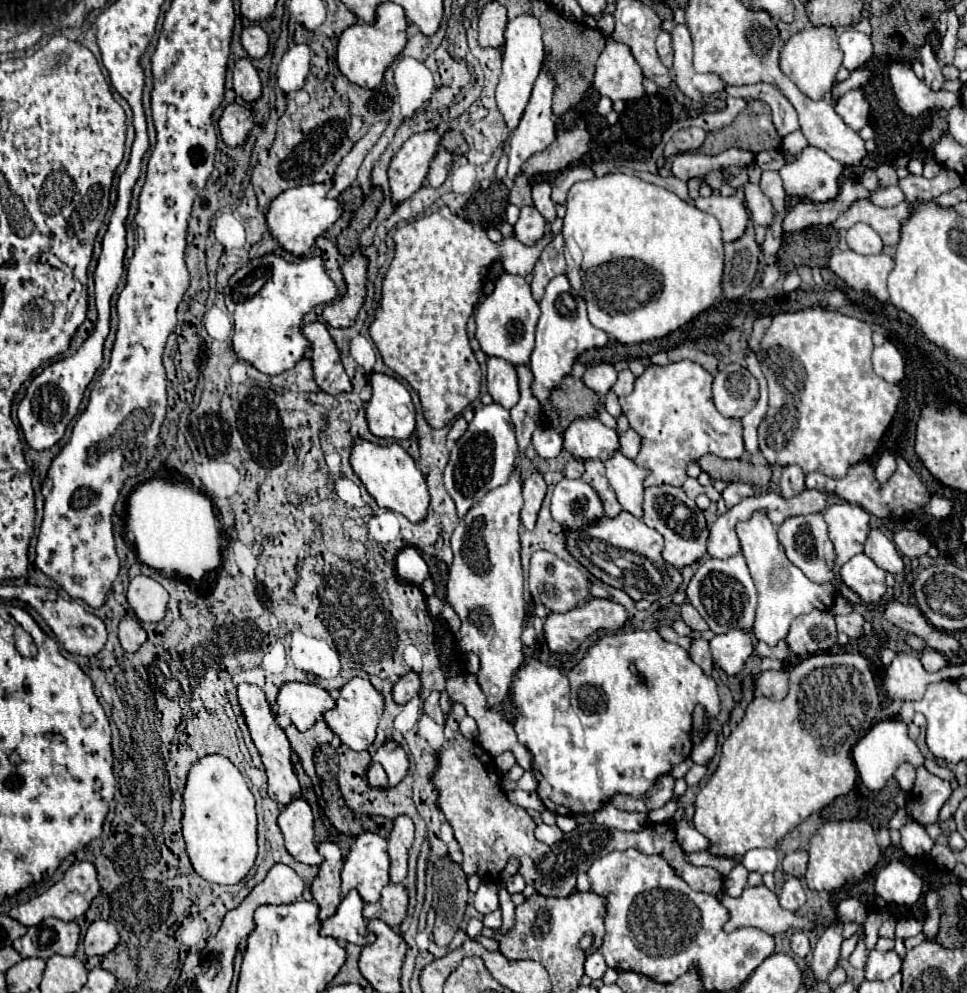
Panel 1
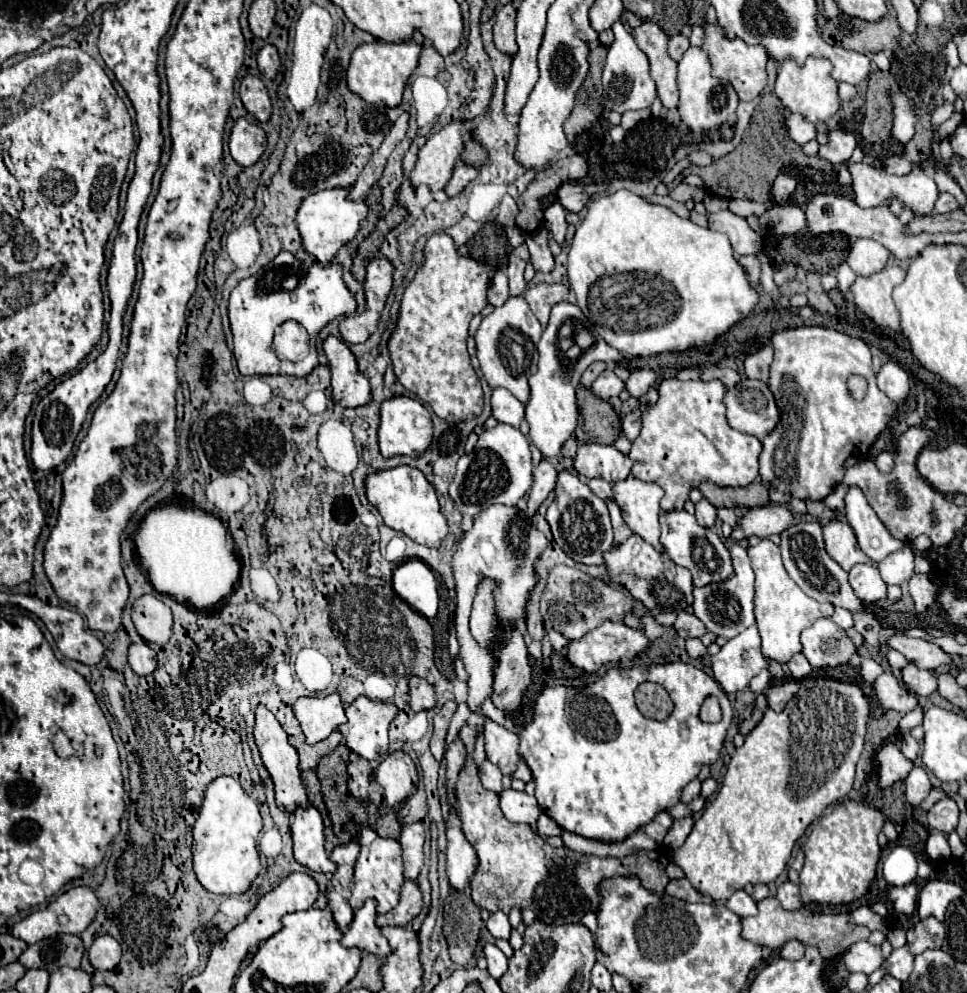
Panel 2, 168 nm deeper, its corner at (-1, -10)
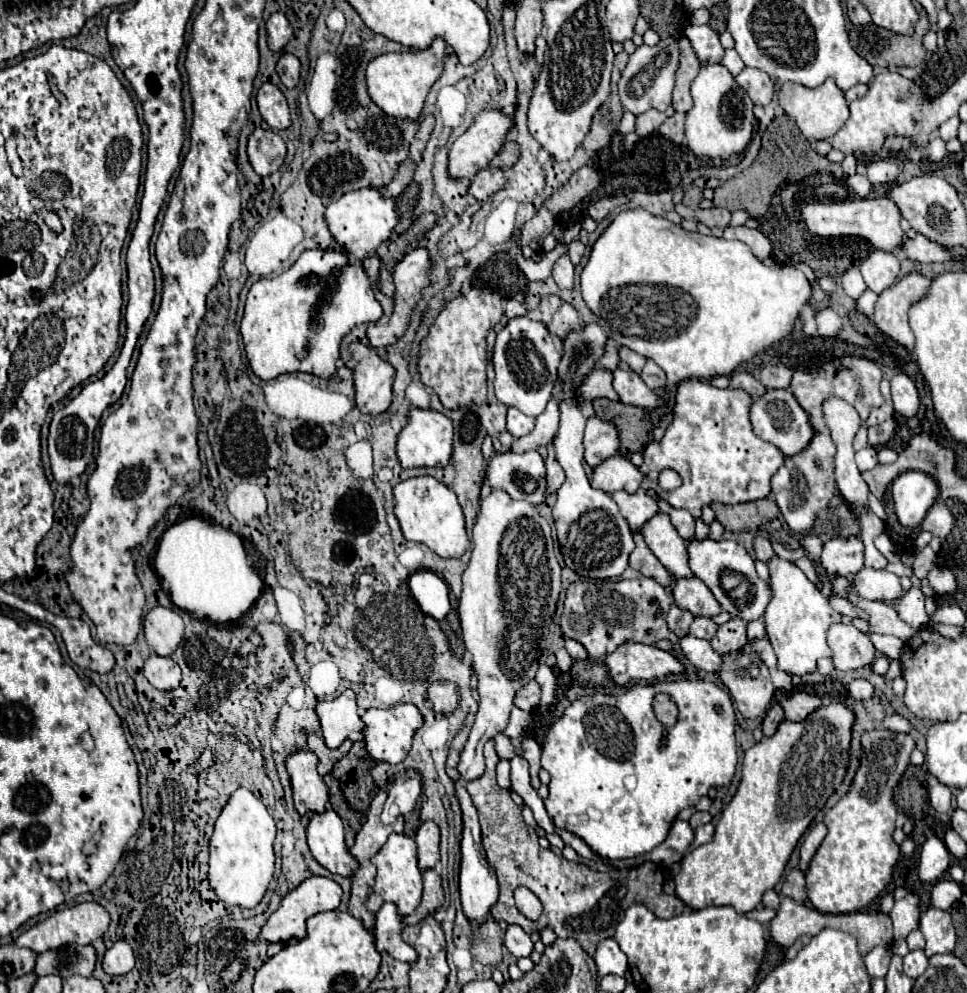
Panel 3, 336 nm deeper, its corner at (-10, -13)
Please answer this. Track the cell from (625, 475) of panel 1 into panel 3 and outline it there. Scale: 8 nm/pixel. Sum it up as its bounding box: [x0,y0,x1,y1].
[643,512,693,578]

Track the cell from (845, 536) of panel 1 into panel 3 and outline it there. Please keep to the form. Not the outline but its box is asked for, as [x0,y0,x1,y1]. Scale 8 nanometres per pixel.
[821,538,863,574]

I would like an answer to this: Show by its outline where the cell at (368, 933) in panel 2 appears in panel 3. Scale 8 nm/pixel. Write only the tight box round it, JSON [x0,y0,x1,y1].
[375,904,417,964]

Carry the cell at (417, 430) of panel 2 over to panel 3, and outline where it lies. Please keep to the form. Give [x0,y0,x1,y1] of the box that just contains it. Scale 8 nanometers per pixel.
[397,408,453,468]

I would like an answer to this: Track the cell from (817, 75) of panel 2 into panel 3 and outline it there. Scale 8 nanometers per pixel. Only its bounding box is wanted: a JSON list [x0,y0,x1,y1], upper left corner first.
[779,78,849,140]

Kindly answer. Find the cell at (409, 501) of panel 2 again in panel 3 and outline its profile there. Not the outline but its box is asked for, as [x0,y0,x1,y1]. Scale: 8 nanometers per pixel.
[395,476,469,558]

